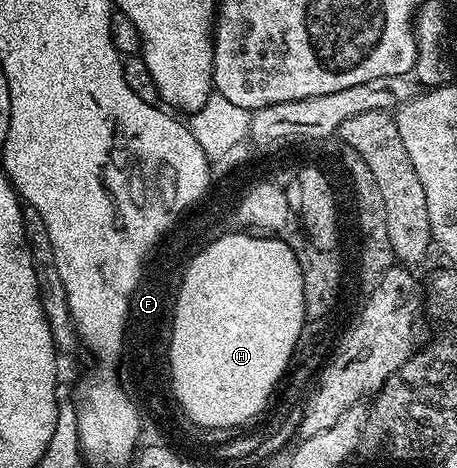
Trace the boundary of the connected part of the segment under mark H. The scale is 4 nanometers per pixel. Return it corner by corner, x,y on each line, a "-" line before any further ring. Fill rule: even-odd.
247,233
248,235
224,235
221,239
213,238
207,246
198,253
196,258
195,266
187,270
188,280
184,284
183,295
180,299
180,310
179,318
176,320
176,336
175,336
175,347
173,347
173,362
175,364
175,375
176,375
176,387
179,388
180,398
184,399
184,406
188,407
188,411
192,415
196,416
196,419
200,420
202,423
211,424
225,424
231,429
236,429
239,423
248,423
256,414
260,415
264,411
262,404
265,403
265,396
268,395
269,387
272,387
273,379
280,373
280,369
284,365
284,361
288,358
289,347
292,347
292,342
296,337
297,327
300,327
300,316
301,316
301,298
300,298
300,279
297,274
299,269
298,261
294,253
292,252
291,246
287,242
281,239
273,239
271,237
261,237
256,233

